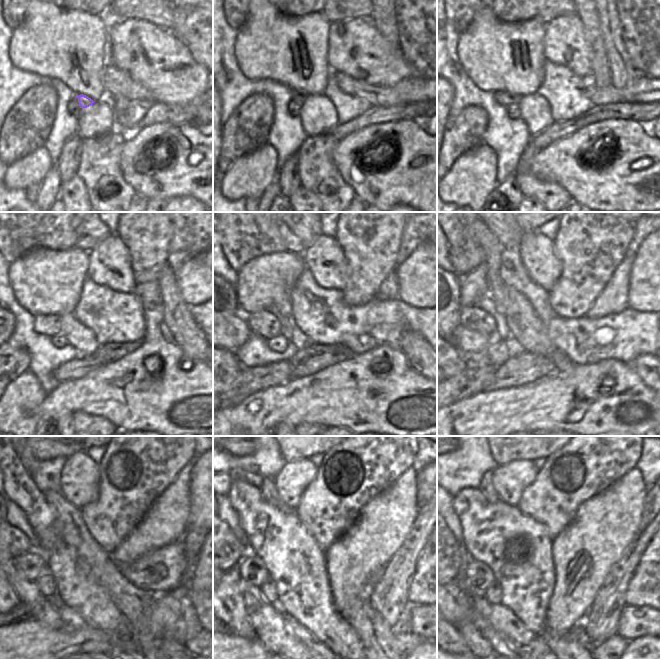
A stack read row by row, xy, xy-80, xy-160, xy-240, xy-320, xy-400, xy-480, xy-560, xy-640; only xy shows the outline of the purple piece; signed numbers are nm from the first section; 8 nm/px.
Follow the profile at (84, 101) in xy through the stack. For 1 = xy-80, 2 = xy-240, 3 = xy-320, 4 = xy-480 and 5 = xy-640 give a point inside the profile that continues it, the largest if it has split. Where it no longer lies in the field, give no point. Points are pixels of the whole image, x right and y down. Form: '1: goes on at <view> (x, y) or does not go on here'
1: goes on at xy-80 (296, 96)
2: goes on at xy-240 (49, 325)
3: goes on at xy-320 (263, 323)
4: goes on at xy-480 (16, 543)
5: goes on at xy-640 (457, 556)

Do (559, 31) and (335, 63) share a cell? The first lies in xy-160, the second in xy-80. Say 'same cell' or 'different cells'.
same cell

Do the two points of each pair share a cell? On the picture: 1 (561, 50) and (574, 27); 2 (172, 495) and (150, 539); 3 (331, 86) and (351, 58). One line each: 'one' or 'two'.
1: one
2: one
3: two

